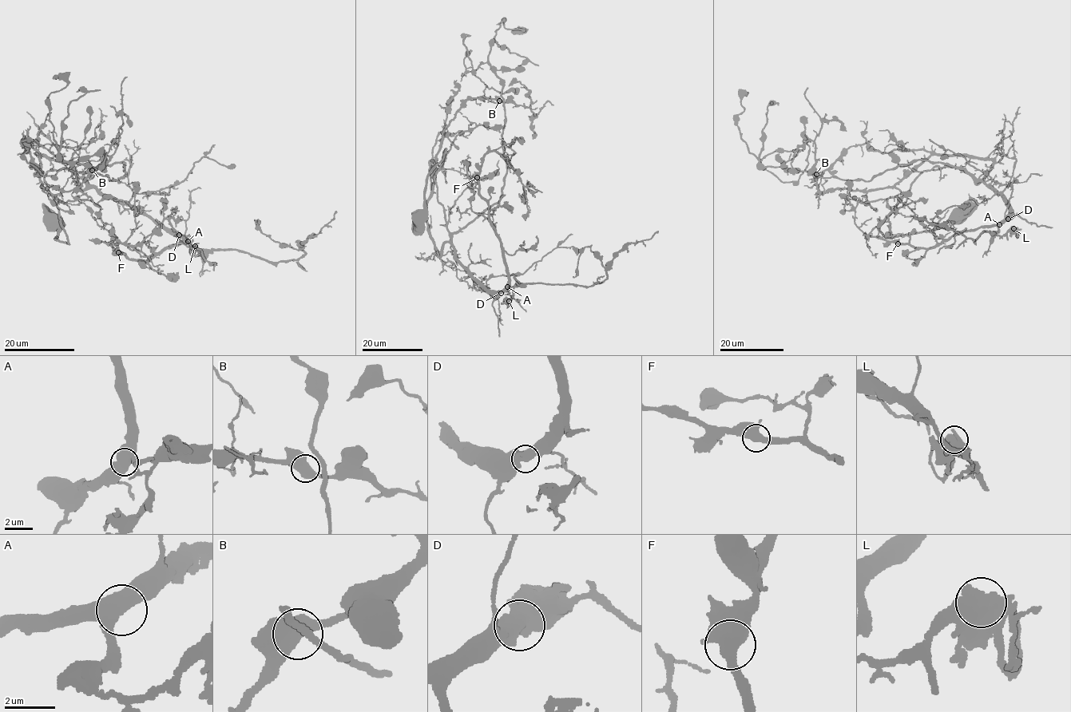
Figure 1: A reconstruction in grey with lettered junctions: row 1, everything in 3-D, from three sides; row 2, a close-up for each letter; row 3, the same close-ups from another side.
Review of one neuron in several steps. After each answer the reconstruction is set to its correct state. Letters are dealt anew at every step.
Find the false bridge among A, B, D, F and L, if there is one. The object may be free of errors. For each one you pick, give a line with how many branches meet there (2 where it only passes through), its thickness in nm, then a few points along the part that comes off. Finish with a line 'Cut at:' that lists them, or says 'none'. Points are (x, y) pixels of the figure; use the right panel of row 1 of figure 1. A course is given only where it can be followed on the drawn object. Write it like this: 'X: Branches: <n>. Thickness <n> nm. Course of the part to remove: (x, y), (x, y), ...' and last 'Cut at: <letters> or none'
Cut at: none

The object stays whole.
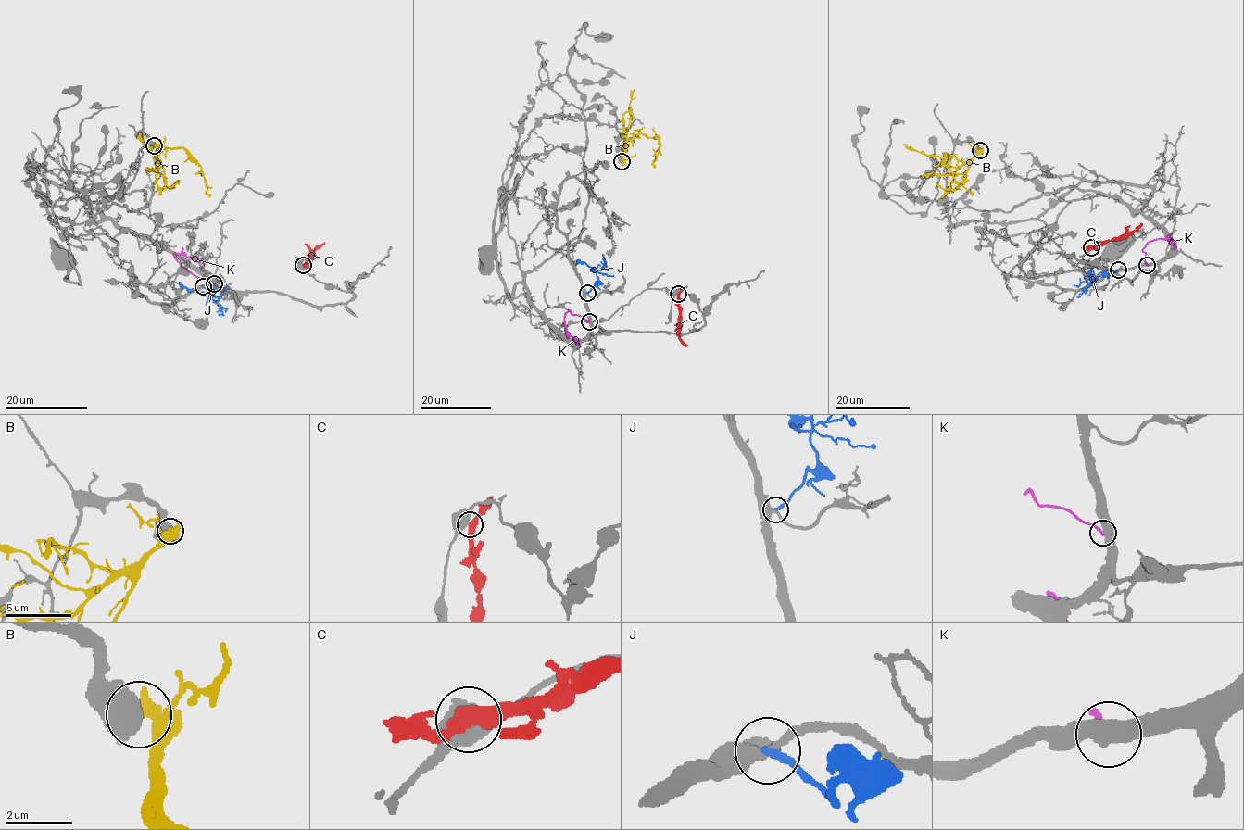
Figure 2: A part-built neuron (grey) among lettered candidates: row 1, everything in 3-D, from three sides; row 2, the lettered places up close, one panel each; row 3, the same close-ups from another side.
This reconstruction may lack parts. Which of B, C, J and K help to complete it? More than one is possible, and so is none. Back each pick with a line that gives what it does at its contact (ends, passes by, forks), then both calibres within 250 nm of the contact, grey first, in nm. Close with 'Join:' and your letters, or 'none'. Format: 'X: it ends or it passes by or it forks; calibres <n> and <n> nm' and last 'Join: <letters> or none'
Join: none

